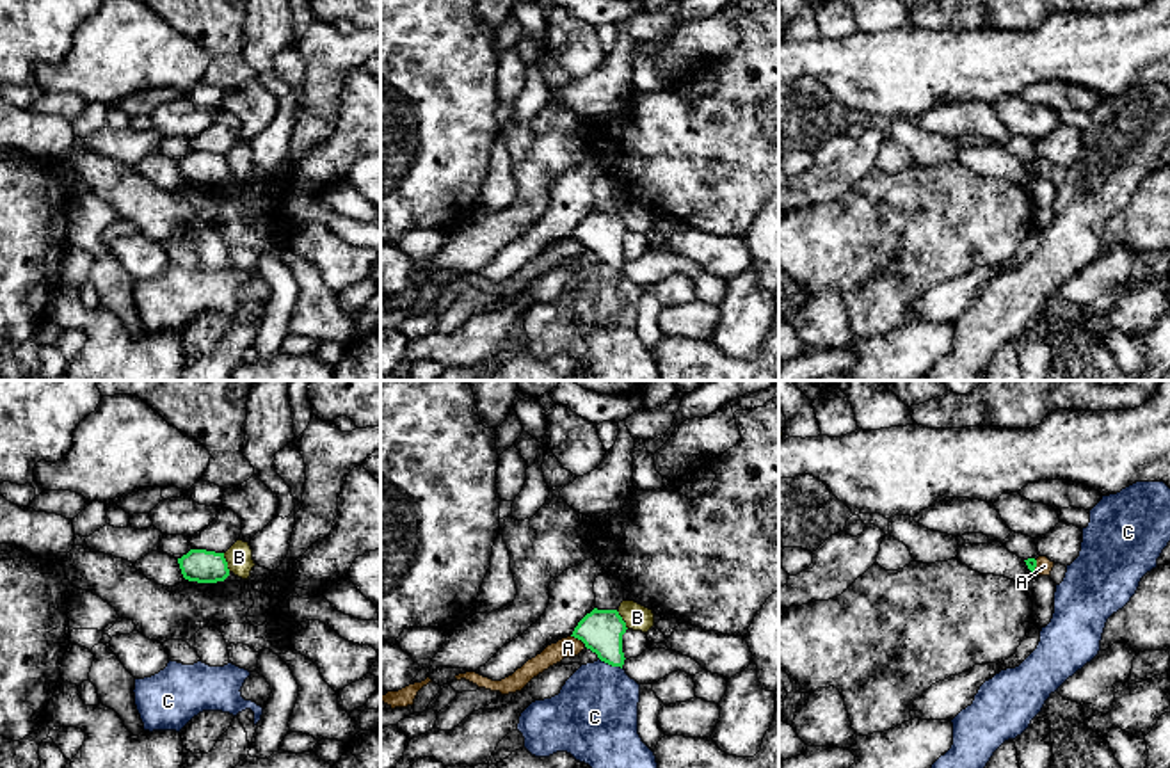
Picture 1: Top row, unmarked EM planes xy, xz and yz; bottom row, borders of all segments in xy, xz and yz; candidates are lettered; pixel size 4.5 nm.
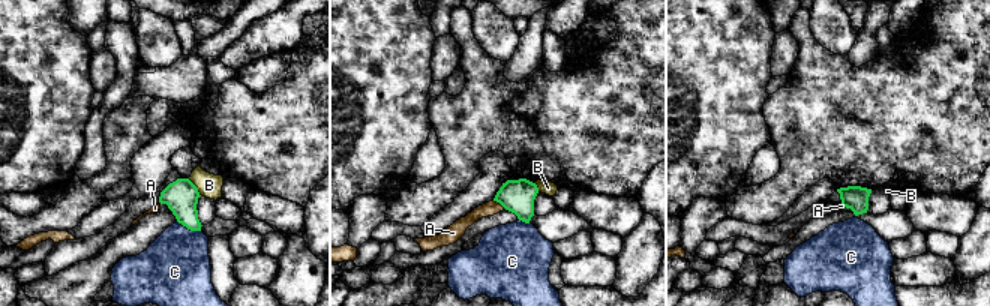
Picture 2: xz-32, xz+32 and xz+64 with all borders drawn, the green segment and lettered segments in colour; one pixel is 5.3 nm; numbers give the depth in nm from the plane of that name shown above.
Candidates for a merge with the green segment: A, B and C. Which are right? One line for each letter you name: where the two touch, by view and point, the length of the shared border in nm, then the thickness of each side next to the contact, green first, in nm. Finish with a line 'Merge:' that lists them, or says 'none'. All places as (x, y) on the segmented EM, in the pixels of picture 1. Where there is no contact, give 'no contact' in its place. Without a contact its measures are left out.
Merge: none

